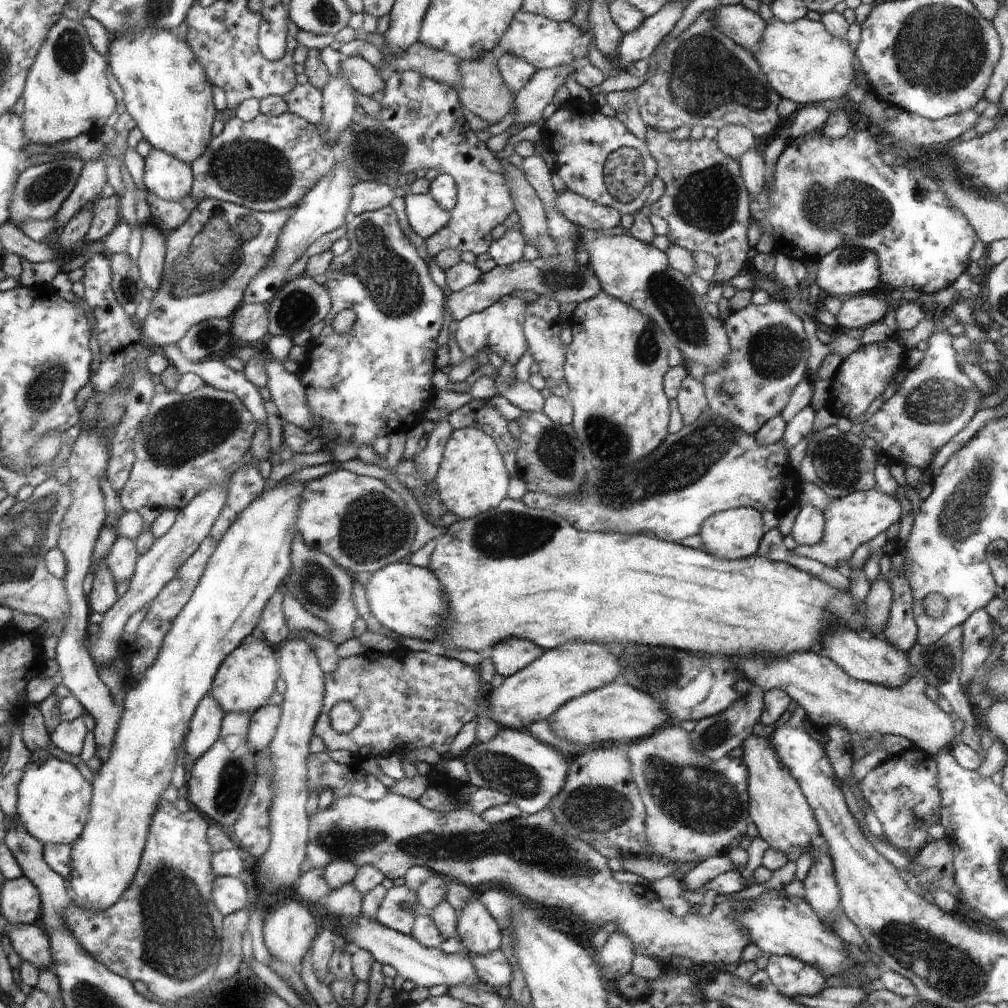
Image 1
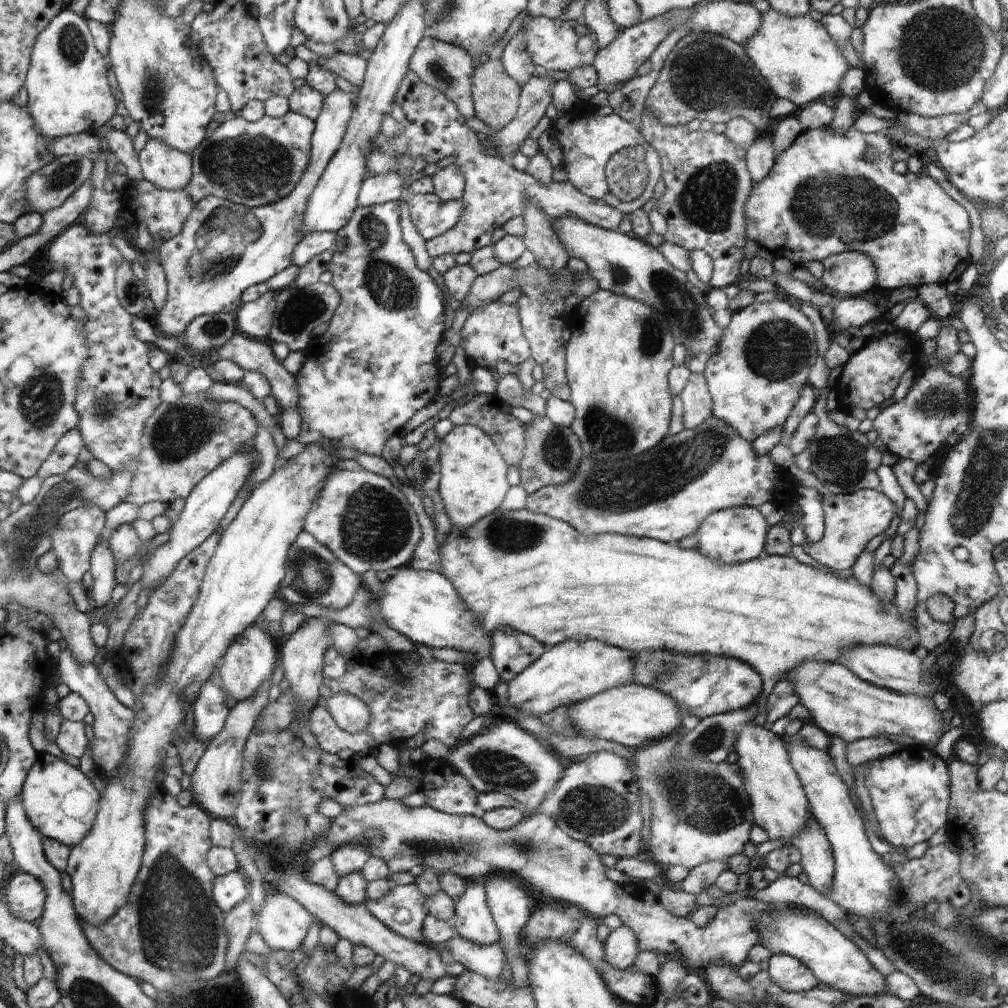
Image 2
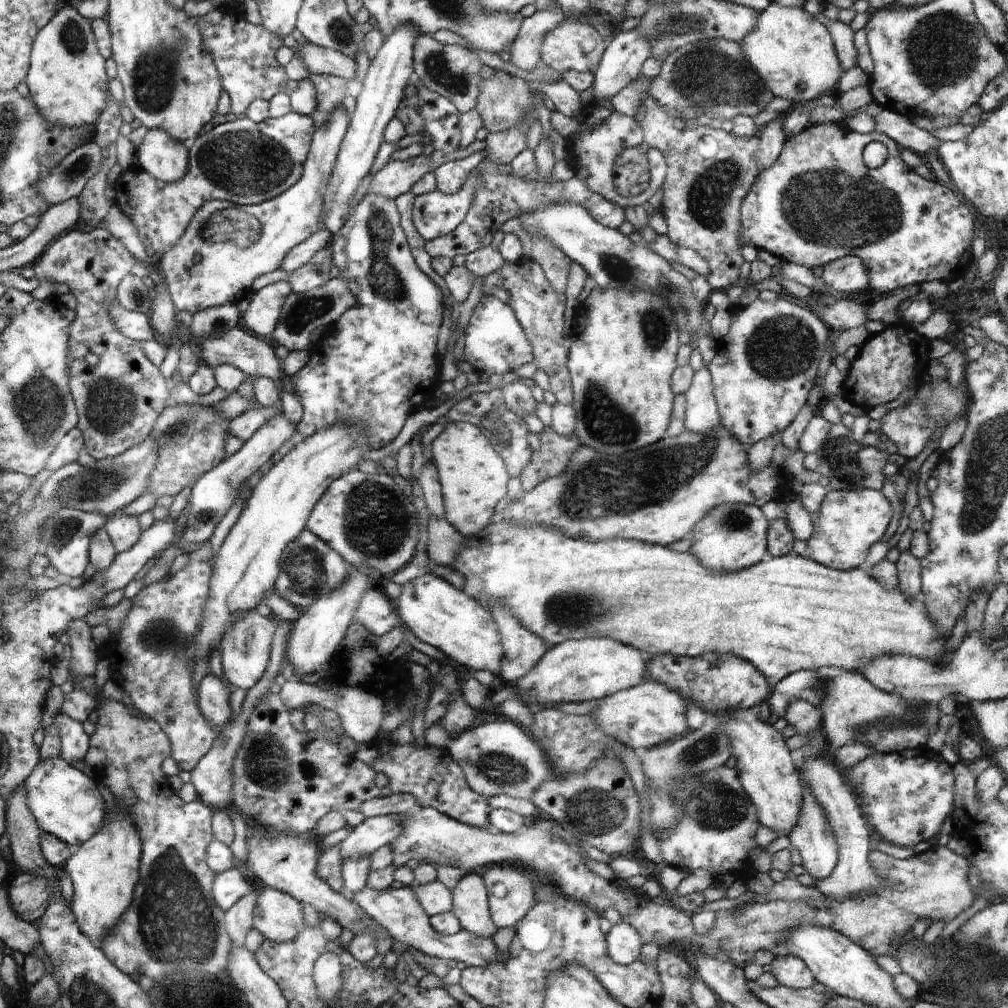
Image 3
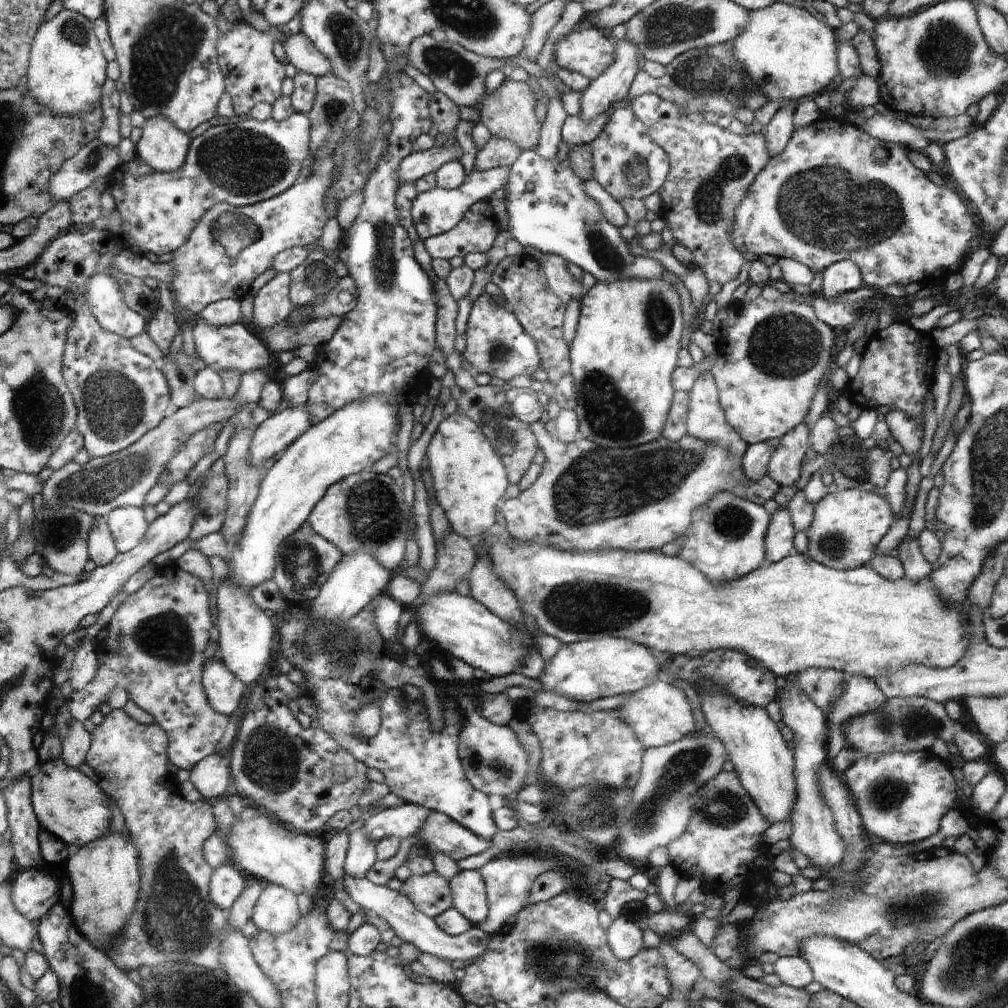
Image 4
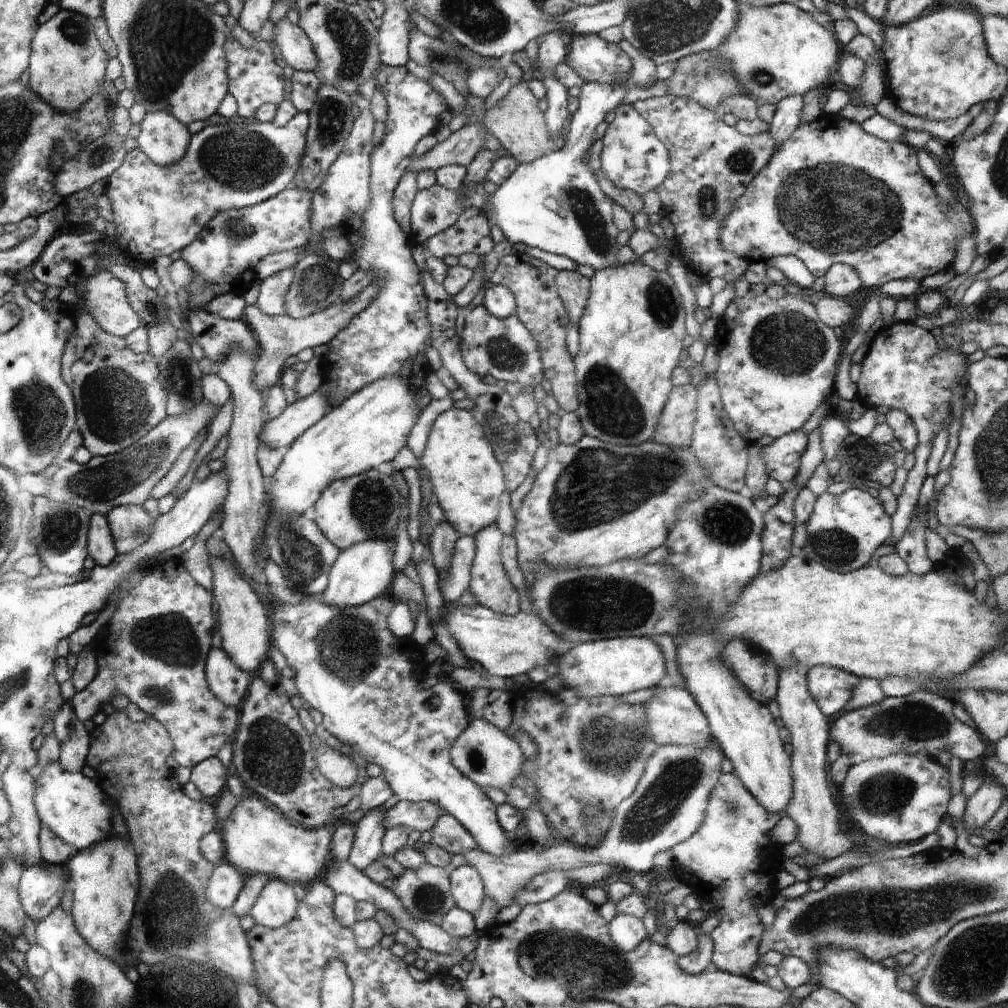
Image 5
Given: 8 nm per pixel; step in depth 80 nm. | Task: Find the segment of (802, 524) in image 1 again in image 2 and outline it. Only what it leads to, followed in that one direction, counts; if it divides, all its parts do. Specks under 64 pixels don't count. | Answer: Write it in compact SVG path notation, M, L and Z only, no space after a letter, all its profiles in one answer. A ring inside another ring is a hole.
M803 487L800 491L798 506L801 508L807 542L819 541L823 535L823 508L819 492L812 487Z

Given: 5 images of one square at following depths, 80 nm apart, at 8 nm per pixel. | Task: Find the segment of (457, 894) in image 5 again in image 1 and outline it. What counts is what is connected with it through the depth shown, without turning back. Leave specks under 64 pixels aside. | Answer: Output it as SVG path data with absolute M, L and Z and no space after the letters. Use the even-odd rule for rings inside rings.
M474 890L459 913L454 935L460 938L466 952L488 954L501 948L501 928L481 901L482 891Z

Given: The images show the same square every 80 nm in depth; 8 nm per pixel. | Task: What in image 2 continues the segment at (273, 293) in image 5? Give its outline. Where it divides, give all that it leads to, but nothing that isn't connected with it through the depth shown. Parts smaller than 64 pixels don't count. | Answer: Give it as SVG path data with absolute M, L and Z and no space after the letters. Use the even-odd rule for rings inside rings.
M280 290L268 291L256 300L244 303L240 310L235 312L236 331L255 339L268 340L268 333L274 322L278 292Z

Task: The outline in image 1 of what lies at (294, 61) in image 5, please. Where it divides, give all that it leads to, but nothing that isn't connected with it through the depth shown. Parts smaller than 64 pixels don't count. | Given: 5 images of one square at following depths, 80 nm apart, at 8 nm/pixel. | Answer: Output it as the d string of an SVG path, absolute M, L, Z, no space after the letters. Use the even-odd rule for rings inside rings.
M359 55L343 57L340 69L354 90L380 102L386 82L382 80L376 68L366 59Z

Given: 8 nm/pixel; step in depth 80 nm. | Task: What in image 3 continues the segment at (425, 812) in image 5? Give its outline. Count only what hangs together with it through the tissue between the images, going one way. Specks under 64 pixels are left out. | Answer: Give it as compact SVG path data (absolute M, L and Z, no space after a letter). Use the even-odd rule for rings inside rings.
M398 813L365 818L339 845L343 860L356 856L370 856L383 844L391 844L402 834L403 824Z

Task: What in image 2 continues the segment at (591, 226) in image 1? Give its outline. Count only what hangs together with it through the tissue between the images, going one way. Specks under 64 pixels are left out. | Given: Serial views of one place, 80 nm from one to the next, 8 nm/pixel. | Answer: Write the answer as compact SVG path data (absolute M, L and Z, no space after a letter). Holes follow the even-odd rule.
M408 71L398 92L394 97L389 115L406 127L406 130L395 138L386 138L381 132L372 141L367 156L367 172L381 175L398 170L396 156L411 154L415 157L424 156L428 163L438 163L449 156L455 156L454 164L465 176L465 187L462 200L464 203L459 221L443 235L425 241L428 254L435 259L440 255L457 255L460 252L472 254L475 250L492 243L492 234L496 228L504 226L510 218L523 216L530 207L544 211L550 219L573 216L605 229L618 230L623 214L617 208L592 199L584 194L570 181L548 184L540 182L531 174L519 171L506 163L502 158L484 152L478 135L469 130L465 116L457 112L455 104L446 98L442 91L424 83L418 75Z

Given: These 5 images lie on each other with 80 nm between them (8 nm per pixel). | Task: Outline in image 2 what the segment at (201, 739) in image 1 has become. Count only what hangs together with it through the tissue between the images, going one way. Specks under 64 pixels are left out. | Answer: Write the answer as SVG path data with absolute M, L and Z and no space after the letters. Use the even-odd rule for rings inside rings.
M208 680L200 690L194 705L194 731L208 744L225 725L229 708L226 706L225 692L212 680Z

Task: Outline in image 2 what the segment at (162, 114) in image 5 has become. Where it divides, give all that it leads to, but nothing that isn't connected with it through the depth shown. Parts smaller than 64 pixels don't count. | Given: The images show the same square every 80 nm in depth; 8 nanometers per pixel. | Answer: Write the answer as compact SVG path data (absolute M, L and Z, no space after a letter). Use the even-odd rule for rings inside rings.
M149 138L139 153L144 180L164 190L178 191L190 184L190 155L167 145L163 140Z

